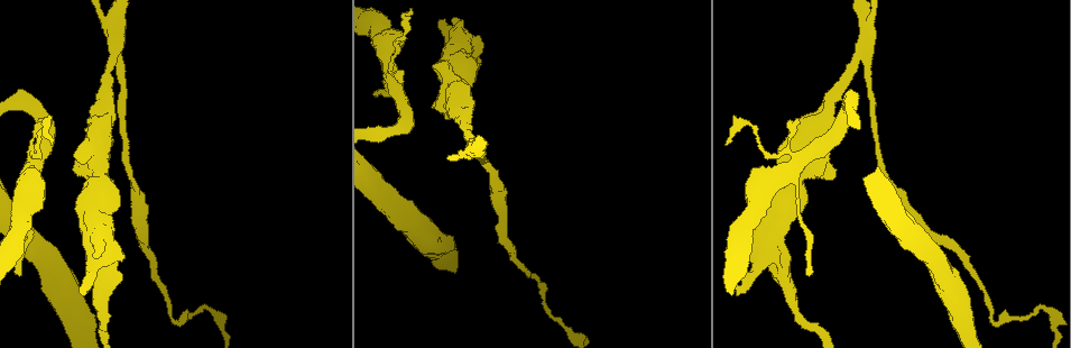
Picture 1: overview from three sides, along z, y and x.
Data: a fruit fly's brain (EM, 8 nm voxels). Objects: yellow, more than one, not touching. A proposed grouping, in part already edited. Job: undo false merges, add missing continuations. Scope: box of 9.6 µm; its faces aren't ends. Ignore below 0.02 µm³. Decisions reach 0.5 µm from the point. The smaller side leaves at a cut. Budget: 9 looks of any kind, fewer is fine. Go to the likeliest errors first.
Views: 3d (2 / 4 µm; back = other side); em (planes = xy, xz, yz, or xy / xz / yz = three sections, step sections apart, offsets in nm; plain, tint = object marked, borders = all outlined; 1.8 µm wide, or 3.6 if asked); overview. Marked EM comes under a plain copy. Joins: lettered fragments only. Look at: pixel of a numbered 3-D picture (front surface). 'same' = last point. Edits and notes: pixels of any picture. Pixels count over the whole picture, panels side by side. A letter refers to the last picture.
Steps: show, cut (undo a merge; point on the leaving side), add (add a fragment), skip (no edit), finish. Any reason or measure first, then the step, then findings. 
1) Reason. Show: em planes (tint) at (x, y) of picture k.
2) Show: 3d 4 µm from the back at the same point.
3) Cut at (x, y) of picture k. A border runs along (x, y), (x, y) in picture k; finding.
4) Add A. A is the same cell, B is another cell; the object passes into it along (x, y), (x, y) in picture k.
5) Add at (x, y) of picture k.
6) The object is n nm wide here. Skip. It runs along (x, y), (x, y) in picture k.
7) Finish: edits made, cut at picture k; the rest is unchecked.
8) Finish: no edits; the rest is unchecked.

Three arms meet. Show: em xz step 16 (borders) at (116, 56) of picture 1.

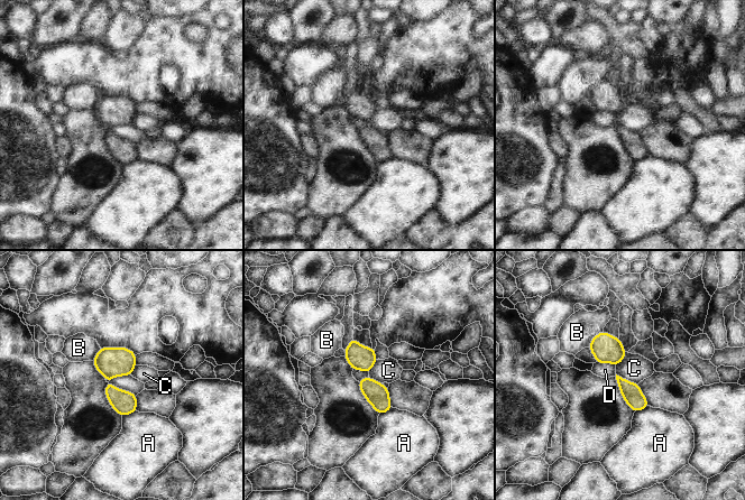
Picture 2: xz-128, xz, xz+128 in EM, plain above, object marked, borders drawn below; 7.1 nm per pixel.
Skip. A, B, C and D are other cells; all the same cell.

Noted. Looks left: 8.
Free end. Show: 3d 2 µm at (441, 21) of picture 1.

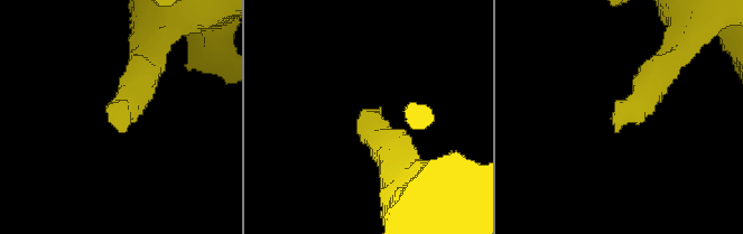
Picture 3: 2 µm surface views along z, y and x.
Shape alone is not enough. Show: em planes (borders) at (121, 129) of picture 3.

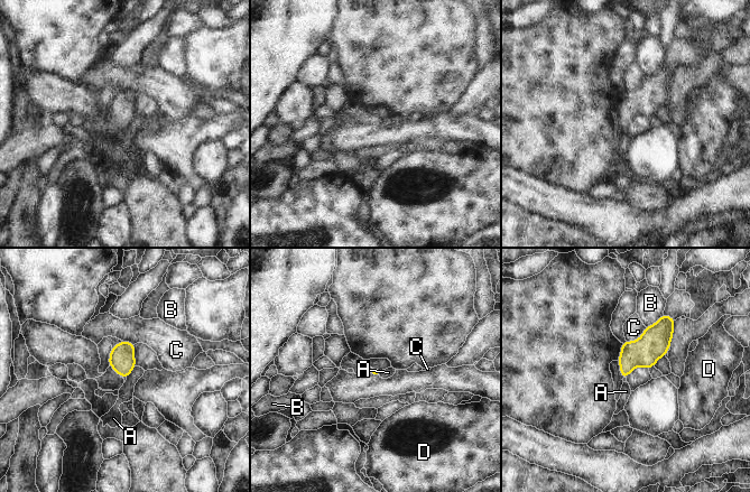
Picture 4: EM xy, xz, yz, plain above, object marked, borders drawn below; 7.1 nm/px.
Skip. A, B, C and D are other cells; a border runs along (136, 367), (127, 378) in picture 4; no lettered fragment goes on from it.

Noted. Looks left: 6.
Abrupt turn. Show: em yz step 8 (tint) at (393, 79) of picture 1.

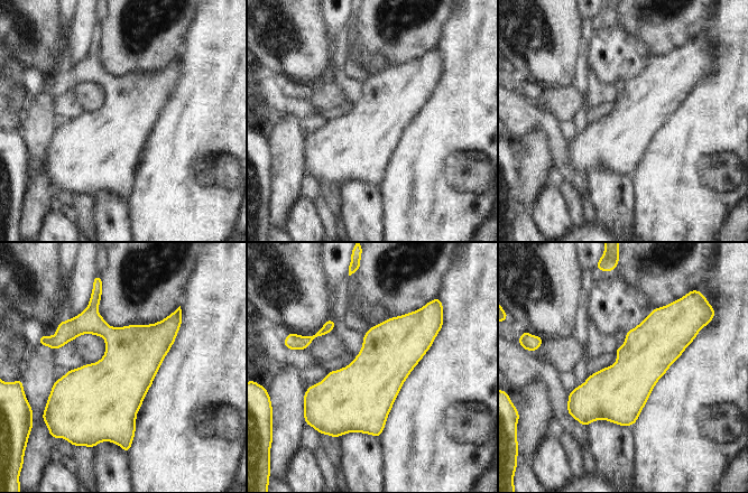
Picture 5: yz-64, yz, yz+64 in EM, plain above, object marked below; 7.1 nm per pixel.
Another direction. Show: em planes (borders) at the same point.

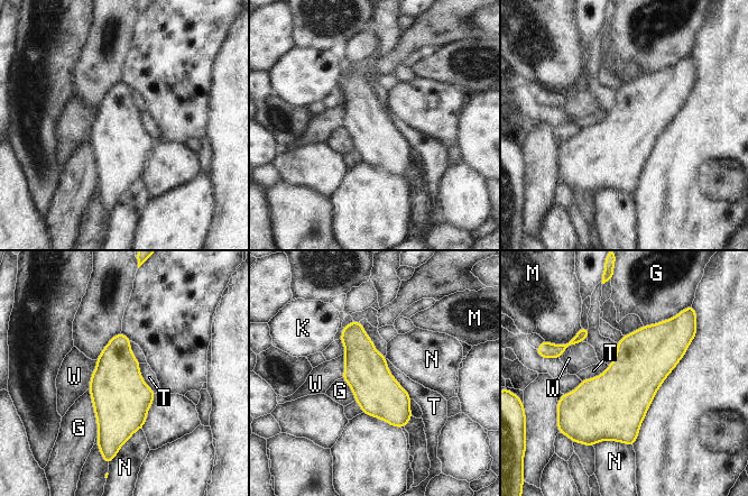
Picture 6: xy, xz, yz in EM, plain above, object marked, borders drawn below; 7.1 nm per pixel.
The object is 320 nm wide here. Skip. G, K, M, N, T and W are other cells; a border runs along (386, 359), (389, 373), (412, 398) in picture 6; continuous, no second cell.

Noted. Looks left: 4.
Abrupt turn. Show: em planes (borders) at (535, 280) of picture 1.

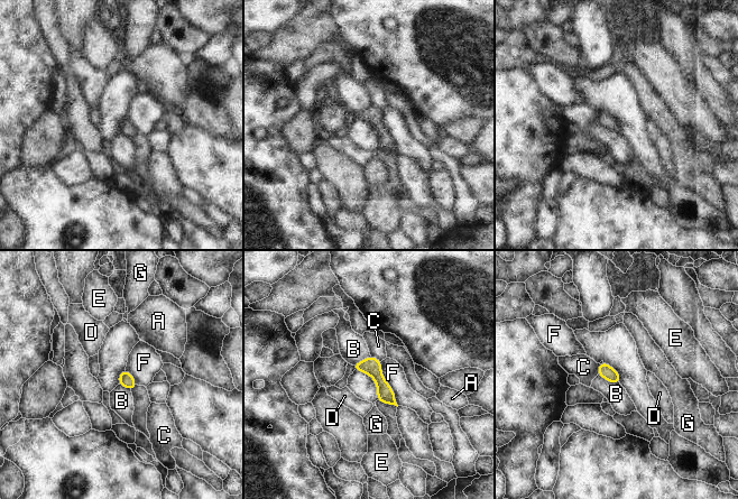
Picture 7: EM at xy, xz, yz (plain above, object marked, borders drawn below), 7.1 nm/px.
Skip. A, B, C, D, E, F and G are other cells; it runs along (357, 366), (366, 366), (393, 402) in picture 7; continuous, no second cell.

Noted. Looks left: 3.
Finish: no edits; the rest is unchecked.

